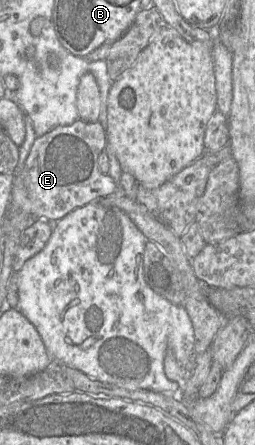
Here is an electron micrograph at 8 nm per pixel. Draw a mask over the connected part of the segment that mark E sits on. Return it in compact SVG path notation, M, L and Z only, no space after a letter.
M81 119L37 137L24 165L30 215L57 222L76 208L117 193L119 184L108 173L102 173L98 165L98 157L106 145L107 135L102 125Z

